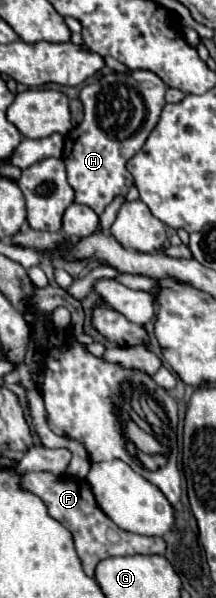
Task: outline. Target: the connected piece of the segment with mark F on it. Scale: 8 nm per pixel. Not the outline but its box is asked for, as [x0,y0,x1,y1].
[22,473,166,577]

